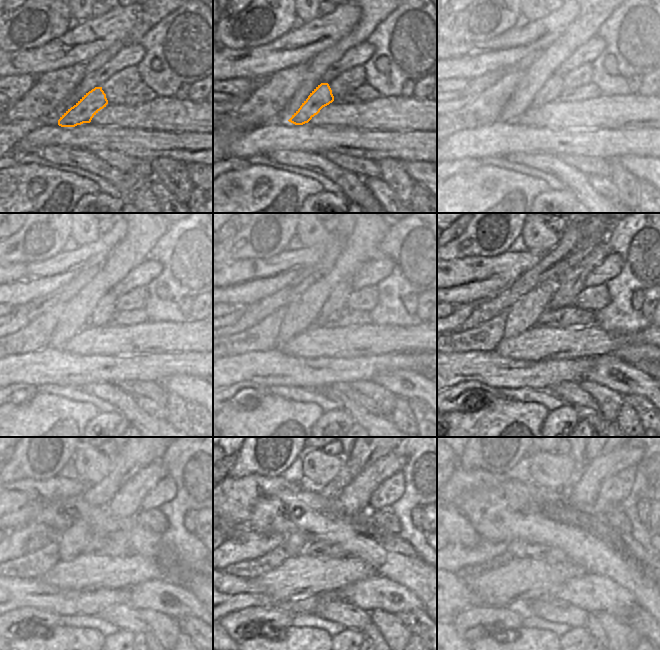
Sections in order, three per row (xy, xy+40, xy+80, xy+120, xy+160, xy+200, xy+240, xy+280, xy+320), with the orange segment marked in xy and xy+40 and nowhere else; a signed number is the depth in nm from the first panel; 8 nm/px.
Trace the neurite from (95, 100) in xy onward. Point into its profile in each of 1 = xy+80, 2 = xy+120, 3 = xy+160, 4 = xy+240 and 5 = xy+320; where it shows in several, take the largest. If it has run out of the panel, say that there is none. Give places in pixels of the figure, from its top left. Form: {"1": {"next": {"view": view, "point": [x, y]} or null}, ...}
{"1": {"next": {"view": "xy+80", "point": [549, 92]}}, "2": {"next": {"view": "xy+120", "point": [106, 306]}}, "3": {"next": {"view": "xy+160", "point": [337, 299]}}, "4": {"next": {"view": "xy+240", "point": [126, 502]}}, "5": {"next": {"view": "xy+320", "point": [585, 490]}}}

